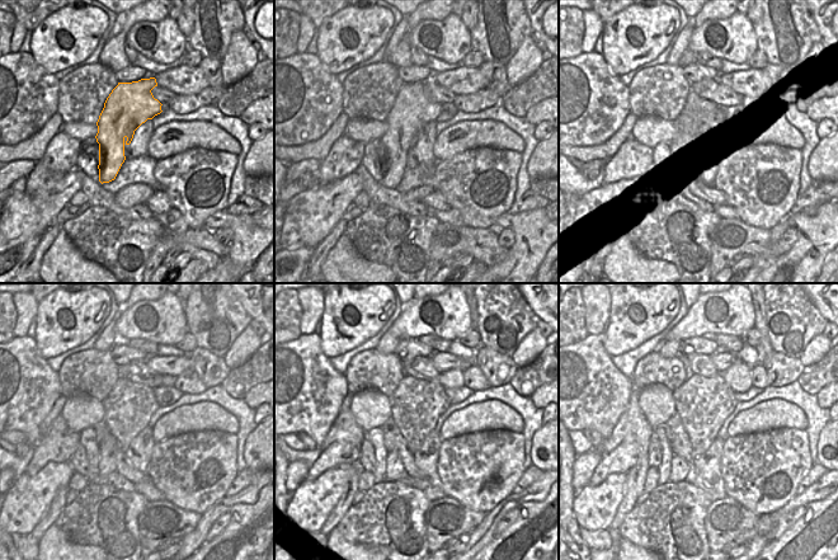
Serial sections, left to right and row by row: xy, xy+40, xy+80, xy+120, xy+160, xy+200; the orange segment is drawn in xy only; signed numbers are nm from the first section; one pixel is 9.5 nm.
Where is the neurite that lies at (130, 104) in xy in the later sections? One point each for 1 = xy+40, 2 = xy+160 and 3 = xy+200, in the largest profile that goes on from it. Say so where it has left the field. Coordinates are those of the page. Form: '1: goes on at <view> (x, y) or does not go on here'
1: goes on at xy+40 (413, 109)
2: goes on at xy+160 (413, 427)
3: goes on at xy+200 (700, 424)

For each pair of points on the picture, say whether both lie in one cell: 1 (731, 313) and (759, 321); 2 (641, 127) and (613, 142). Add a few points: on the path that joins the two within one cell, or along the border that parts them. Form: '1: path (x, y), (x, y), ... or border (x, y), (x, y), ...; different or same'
1: border (751, 296), (754, 326); different
2: border (638, 118), (630, 133); different

